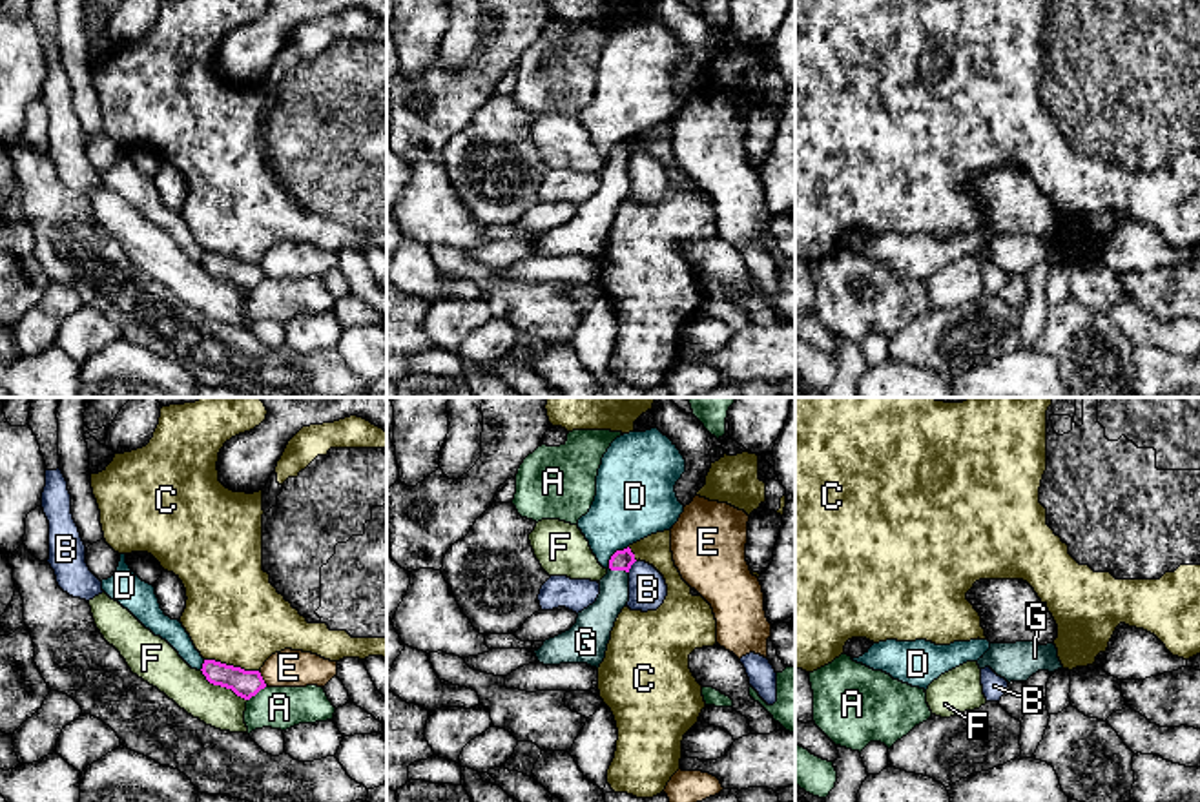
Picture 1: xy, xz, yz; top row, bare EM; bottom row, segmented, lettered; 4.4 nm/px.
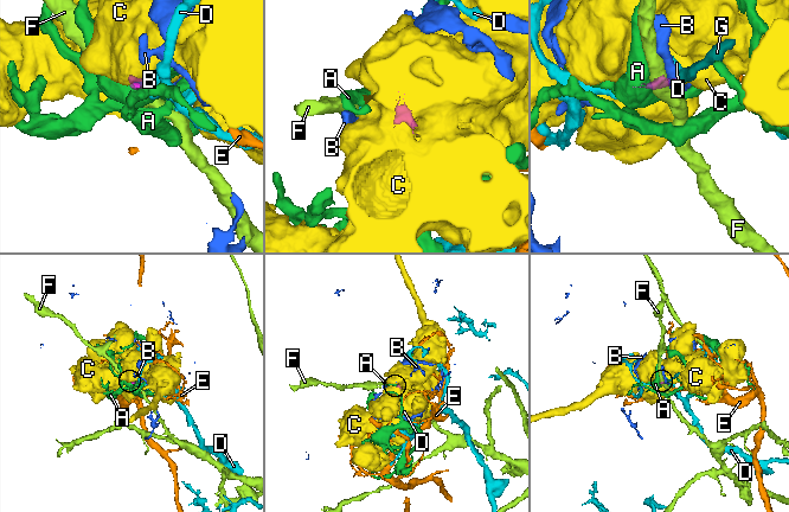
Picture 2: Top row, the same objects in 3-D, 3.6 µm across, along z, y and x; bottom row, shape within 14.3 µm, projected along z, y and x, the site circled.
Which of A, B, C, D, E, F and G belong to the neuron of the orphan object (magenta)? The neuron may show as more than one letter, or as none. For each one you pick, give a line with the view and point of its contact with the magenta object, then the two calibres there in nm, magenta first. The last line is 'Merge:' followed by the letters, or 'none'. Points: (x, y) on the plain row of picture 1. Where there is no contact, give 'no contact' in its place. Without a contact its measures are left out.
G: contact xz (619, 161); calibres 90 and 150 nm
Merge: G

